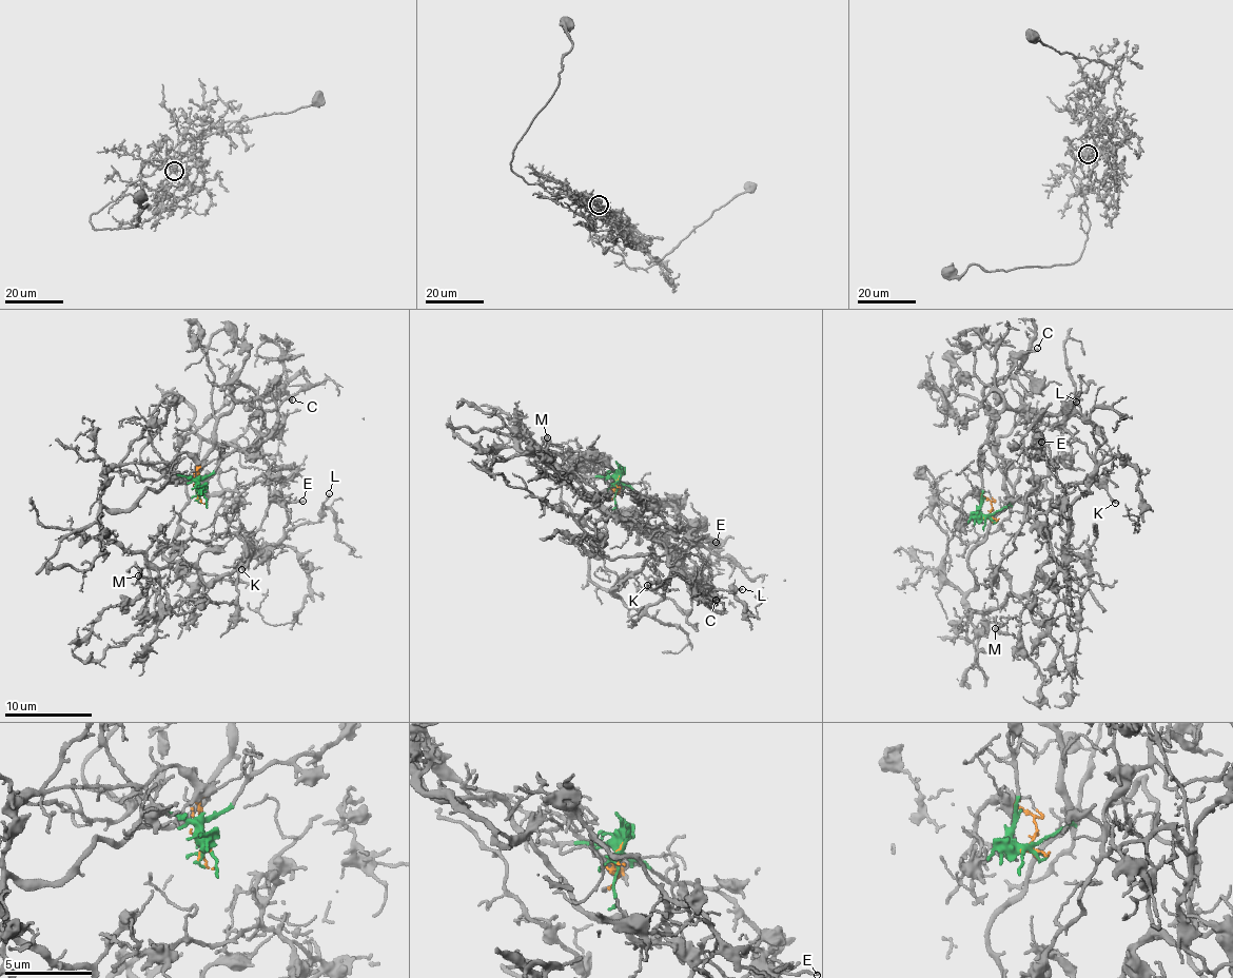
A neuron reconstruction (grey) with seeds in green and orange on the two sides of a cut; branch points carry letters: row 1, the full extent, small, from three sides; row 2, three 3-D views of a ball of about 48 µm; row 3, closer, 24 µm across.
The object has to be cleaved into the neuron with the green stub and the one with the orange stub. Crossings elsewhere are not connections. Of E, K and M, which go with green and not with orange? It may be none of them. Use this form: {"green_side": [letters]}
{"green_side": ["E", "K"]}

